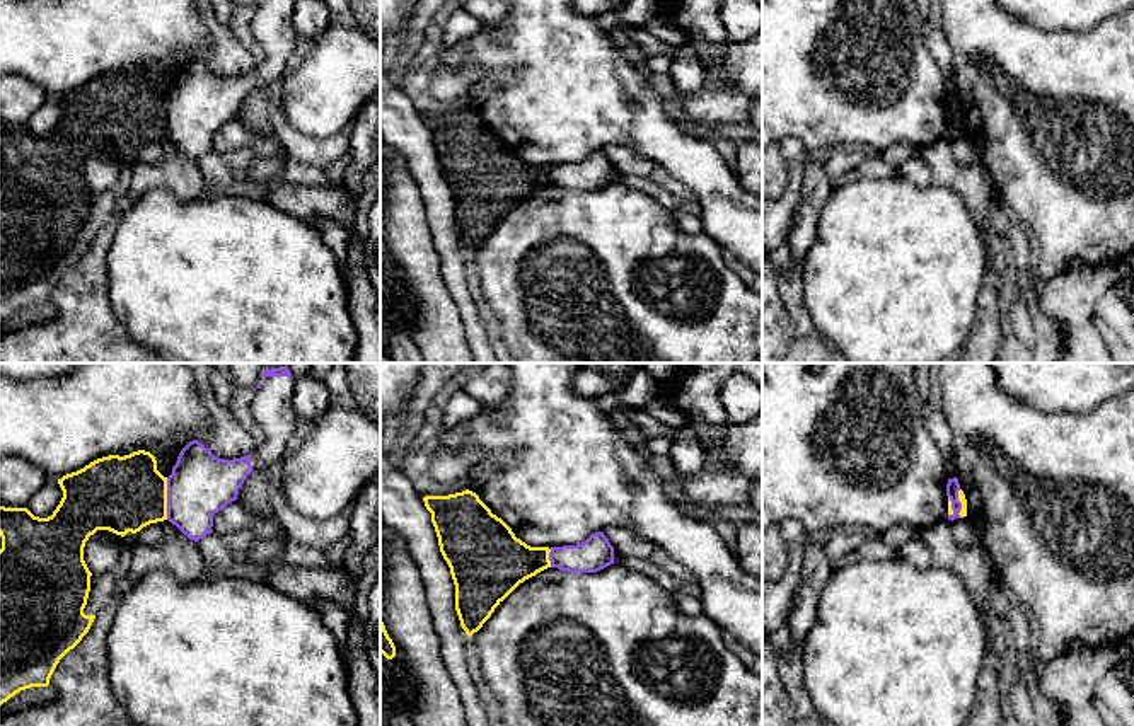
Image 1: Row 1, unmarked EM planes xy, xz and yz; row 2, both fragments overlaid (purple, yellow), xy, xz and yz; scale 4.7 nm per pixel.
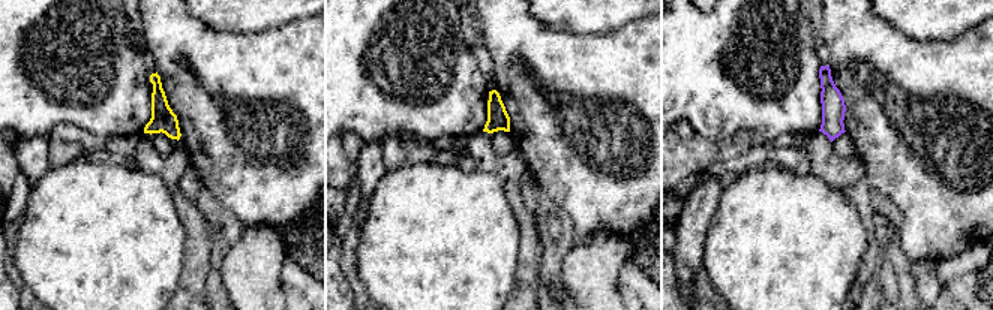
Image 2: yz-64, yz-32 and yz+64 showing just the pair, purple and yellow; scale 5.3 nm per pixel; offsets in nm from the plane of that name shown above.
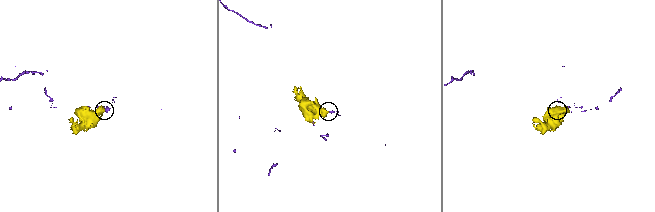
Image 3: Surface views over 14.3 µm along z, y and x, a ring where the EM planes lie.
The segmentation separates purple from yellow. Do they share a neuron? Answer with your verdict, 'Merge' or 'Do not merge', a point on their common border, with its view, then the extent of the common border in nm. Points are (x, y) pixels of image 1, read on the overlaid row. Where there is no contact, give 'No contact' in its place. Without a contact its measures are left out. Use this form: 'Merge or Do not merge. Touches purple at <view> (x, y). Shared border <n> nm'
Do not merge. Touches purple at xy (167, 498). Shared border 200 nm

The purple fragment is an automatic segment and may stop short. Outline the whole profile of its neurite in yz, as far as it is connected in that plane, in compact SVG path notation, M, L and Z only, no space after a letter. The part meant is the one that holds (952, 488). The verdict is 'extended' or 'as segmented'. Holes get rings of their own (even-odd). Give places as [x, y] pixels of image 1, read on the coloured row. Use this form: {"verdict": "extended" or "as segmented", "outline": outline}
{"verdict": "as segmented", "outline": "M953 477L953 479L948 479L948 484L946 484L946 496L950 498L952 501L952 510L953 513L948 515L948 520L955 520L955 518L962 518L958 513L962 510L962 503L958 501L958 491L960 491L960 484L958 484L958 479Z"}

